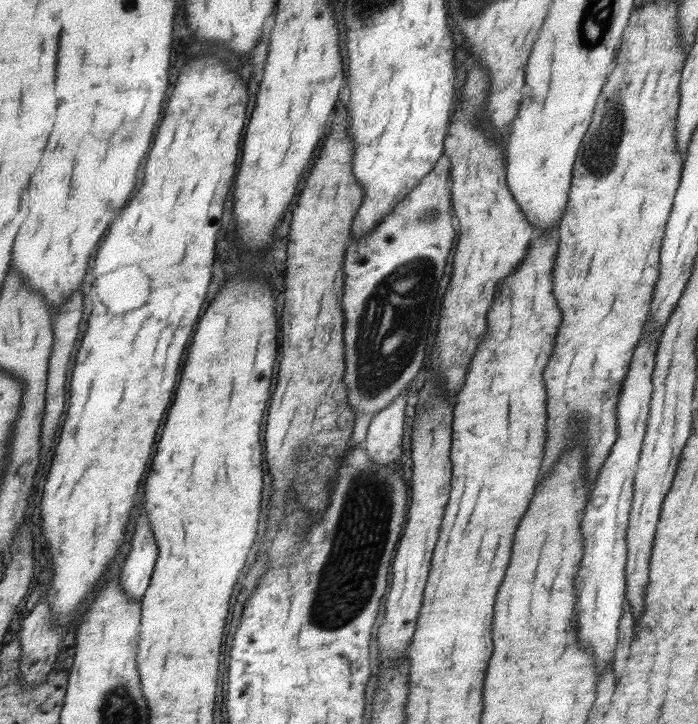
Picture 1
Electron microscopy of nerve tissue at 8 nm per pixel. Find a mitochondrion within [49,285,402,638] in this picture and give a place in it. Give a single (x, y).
(347, 580)

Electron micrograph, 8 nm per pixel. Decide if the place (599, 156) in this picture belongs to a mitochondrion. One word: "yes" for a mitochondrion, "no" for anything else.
yes

